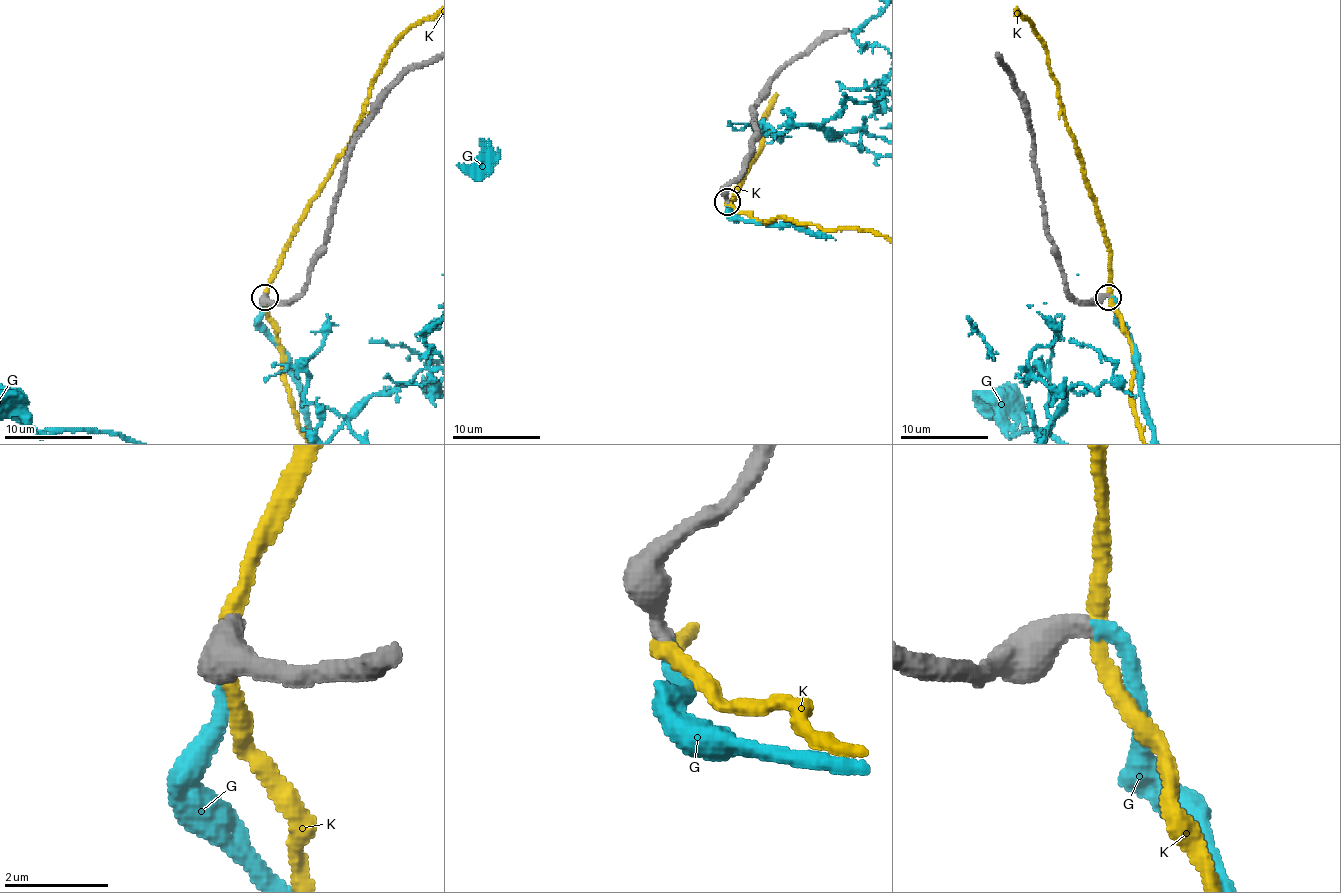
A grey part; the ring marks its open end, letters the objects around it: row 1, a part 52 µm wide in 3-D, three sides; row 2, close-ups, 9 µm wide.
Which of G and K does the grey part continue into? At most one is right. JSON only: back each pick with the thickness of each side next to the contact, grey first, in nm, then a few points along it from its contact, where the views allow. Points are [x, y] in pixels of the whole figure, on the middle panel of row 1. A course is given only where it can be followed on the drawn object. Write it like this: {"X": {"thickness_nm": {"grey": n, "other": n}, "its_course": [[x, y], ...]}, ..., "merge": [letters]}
{"G": {"thickness_nm": {"grey": 440, "other": 320}}, "merge": ["G"]}

